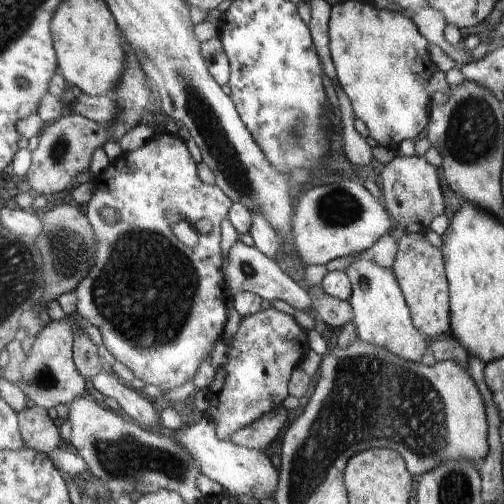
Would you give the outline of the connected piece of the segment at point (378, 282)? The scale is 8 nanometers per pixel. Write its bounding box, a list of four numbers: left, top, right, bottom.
[345,260,426,363]

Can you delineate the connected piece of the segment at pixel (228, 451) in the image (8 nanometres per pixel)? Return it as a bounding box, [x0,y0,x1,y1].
[176,416,279,500]

